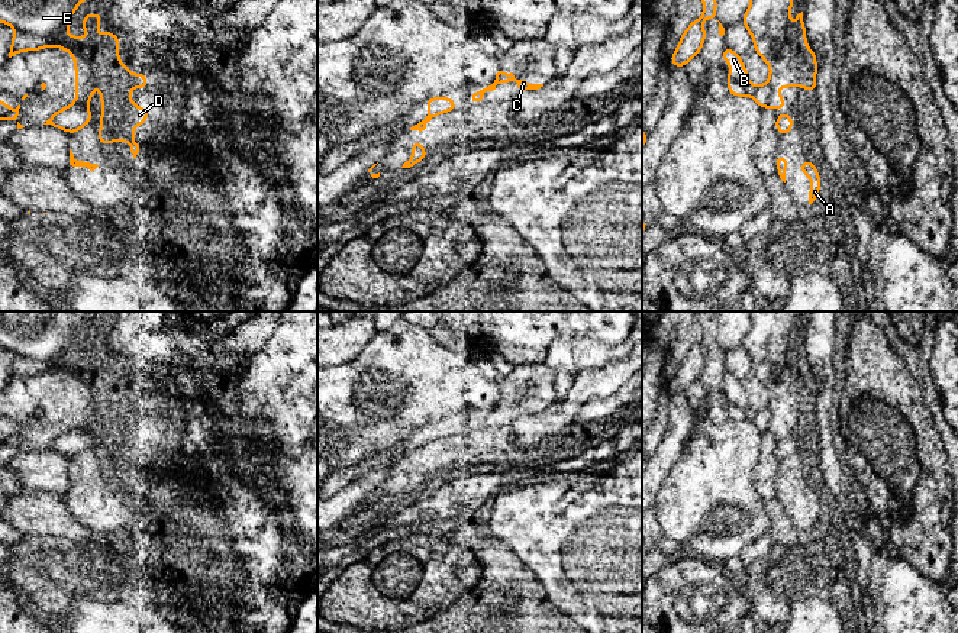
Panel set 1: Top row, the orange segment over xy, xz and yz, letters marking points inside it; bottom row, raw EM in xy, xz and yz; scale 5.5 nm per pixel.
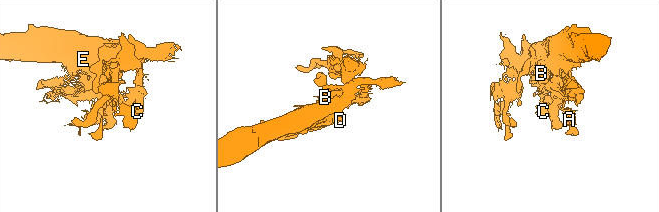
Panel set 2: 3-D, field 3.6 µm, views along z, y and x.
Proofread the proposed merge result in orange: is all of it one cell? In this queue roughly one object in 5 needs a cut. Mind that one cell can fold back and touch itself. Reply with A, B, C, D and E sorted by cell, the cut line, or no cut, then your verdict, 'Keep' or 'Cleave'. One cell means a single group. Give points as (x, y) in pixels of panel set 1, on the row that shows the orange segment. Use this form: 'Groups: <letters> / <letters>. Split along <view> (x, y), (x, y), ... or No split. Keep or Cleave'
Groups: A B C D E. No split. Keep

